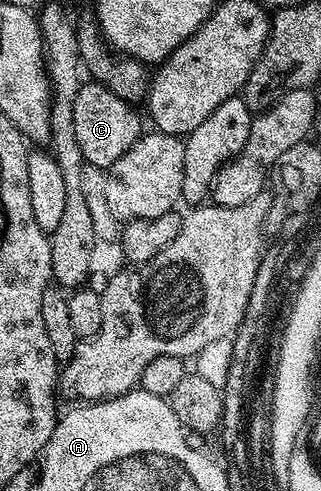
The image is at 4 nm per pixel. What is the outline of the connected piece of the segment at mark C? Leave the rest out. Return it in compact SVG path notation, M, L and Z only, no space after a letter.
M100 80L82 81L75 96L75 136L79 136L79 148L90 166L108 171L135 144L143 133L141 118L136 114L134 103L121 100Z

